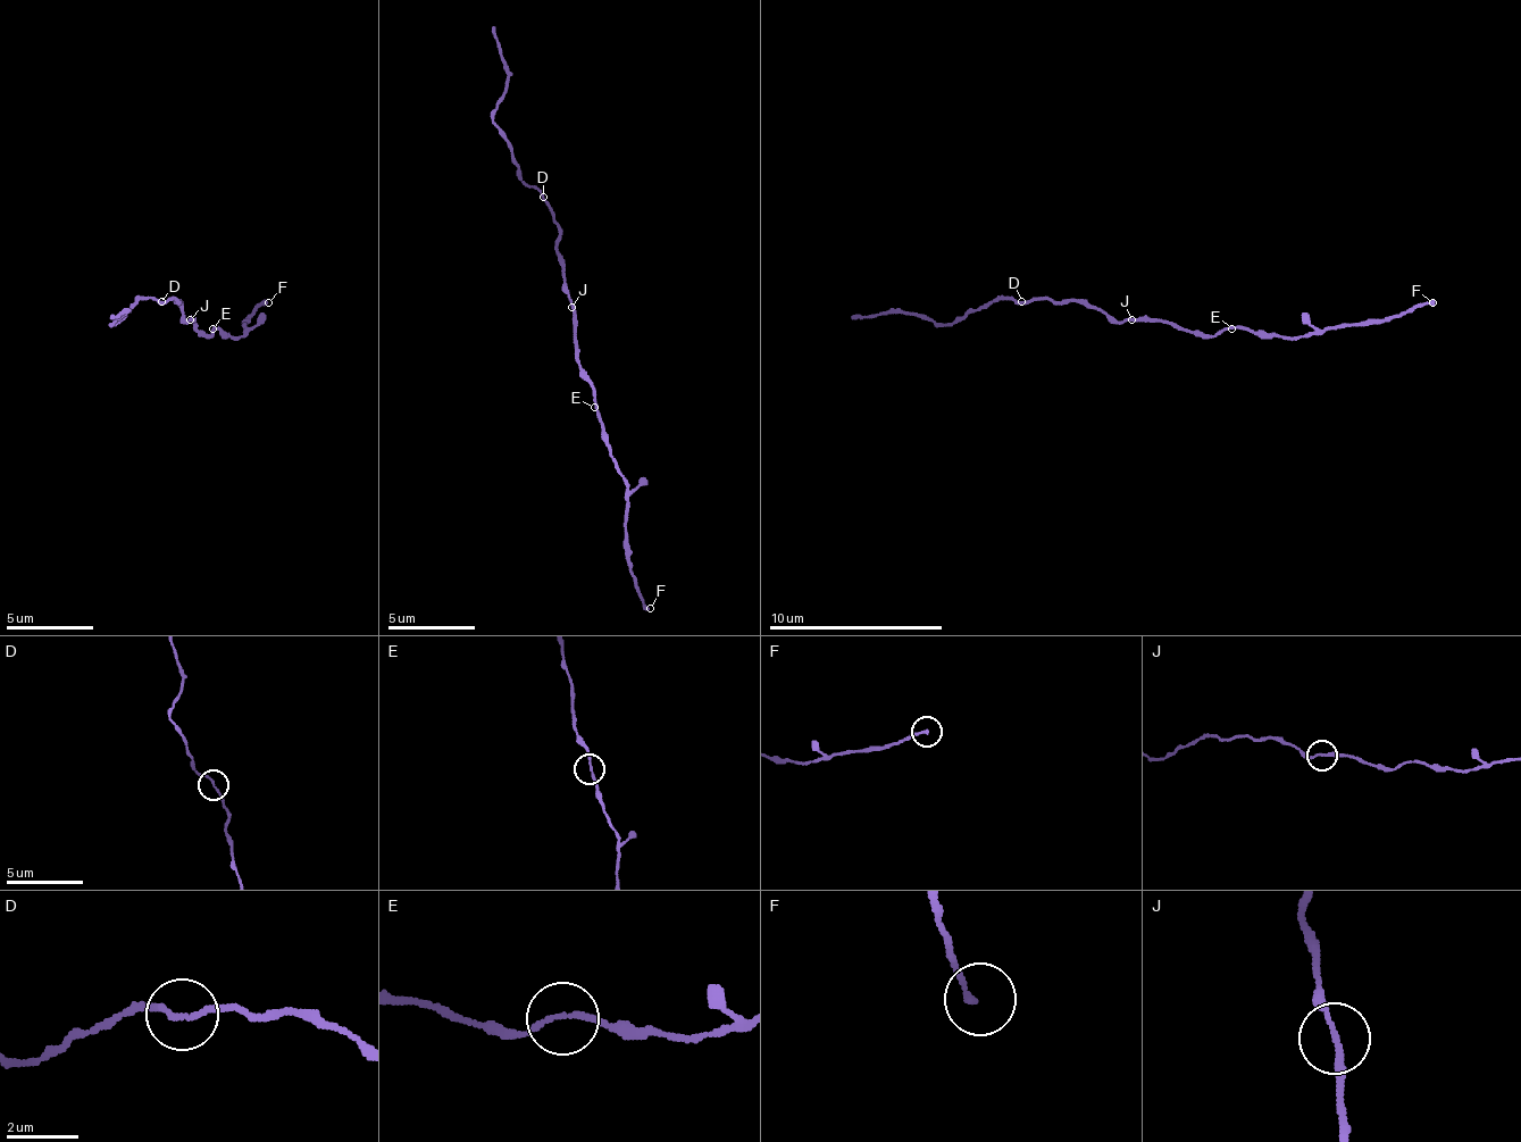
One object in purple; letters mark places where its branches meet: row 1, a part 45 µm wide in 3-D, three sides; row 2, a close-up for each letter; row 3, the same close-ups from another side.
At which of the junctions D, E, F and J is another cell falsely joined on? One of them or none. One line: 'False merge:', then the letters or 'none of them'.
False merge: none of them

